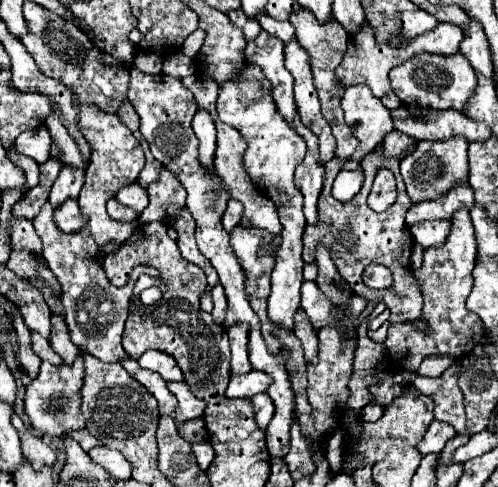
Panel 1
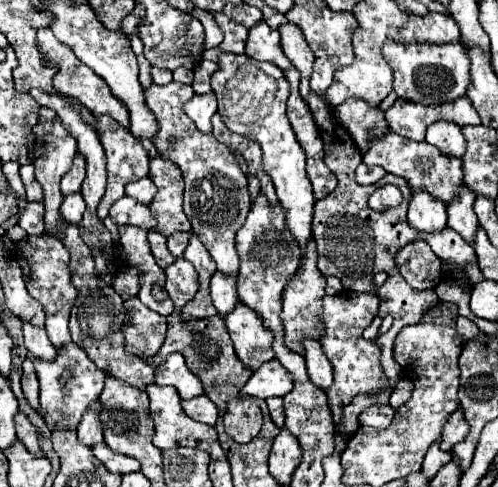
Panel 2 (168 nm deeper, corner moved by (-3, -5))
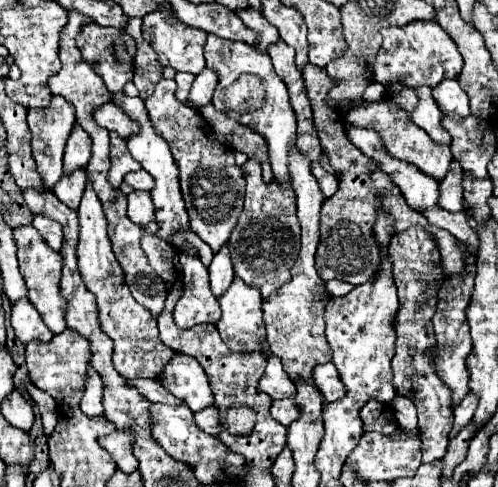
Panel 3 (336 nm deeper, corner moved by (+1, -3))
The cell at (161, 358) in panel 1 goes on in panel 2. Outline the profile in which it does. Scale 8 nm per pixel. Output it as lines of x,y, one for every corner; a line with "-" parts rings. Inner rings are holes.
172,353
162,365
156,367
156,385
172,385
182,399
194,399
204,393
202,381
186,367
182,353

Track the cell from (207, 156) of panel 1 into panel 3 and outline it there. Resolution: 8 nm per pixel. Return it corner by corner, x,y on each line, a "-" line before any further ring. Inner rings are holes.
204,69
204,71
194,79
194,85
192,85
190,95
188,95
188,103
190,103
196,111
200,111
202,107
210,105
216,83
218,83
218,75
214,75
214,71
210,71
210,69

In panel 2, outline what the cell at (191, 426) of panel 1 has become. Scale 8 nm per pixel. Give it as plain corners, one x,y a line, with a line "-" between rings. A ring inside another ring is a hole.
150,385
150,389
146,389
148,397
150,397
150,415
154,419
154,437
152,437
152,443
158,447
158,449
172,449
172,447
194,447
194,449
202,449
206,451
214,461
218,459
226,459
220,443
218,443
218,435
216,435
216,429
210,427
210,425
202,425
202,423
196,423
194,419
186,417
186,413
182,413
182,399
178,395
176,389
170,389
170,387
158,387
158,385

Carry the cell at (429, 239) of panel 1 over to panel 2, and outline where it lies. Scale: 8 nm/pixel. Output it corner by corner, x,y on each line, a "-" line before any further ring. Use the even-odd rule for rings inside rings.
410,189
412,199
408,205
408,223
426,233
442,231
446,227
446,205
424,189

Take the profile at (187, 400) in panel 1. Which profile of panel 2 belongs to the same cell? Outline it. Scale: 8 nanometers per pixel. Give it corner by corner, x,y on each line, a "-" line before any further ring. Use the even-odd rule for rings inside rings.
206,395
194,397
190,401
182,401
182,407
184,407
186,415
192,417
194,421
200,421
200,423
206,423
206,425
214,425
216,419
218,419
218,409

